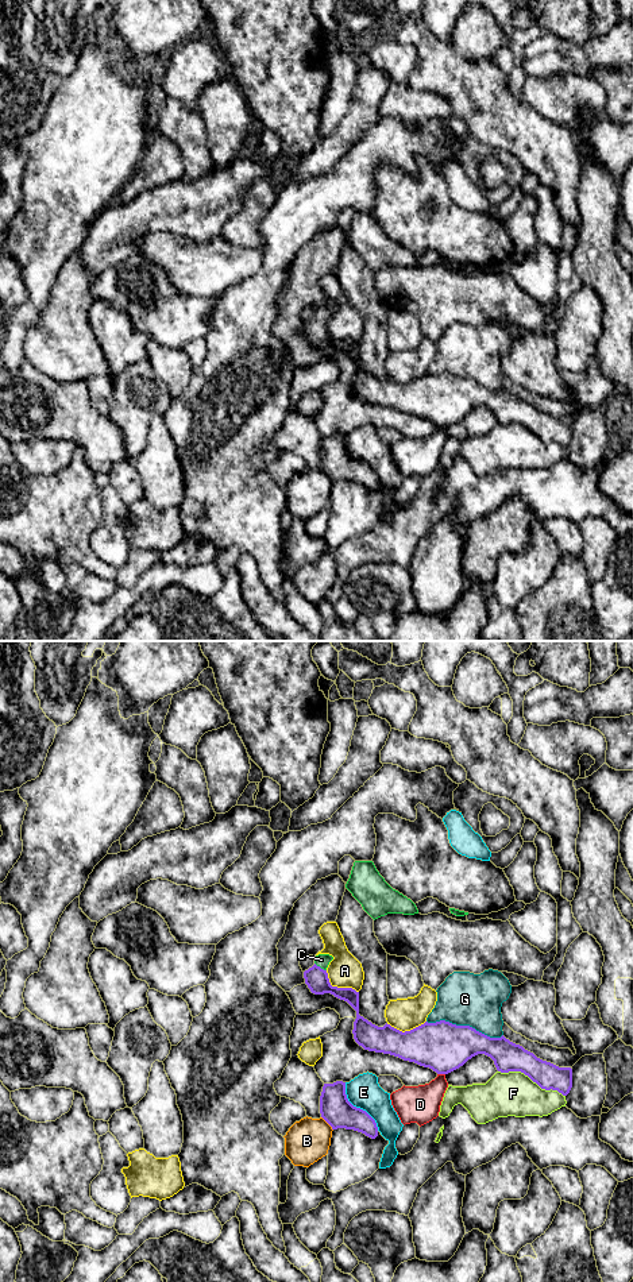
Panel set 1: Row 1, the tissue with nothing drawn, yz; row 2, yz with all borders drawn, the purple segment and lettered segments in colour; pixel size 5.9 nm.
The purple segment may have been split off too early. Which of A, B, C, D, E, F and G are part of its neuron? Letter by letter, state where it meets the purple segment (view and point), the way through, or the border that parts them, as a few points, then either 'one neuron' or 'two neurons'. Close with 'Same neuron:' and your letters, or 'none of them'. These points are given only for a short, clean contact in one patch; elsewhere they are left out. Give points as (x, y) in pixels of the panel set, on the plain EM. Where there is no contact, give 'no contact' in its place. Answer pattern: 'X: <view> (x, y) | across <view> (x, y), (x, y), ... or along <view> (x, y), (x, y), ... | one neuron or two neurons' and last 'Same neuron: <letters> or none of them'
A: yz (336, 339) | two neurons
B: yz (327, 474) | two neurons
C: yz (319, 319) | across yz (316, 331), (319, 319), (321, 312) | one neuron
D: yz (442, 425) | two neurons
E: yz (358, 460) | two neurons
F: yz (532, 432) | two neurons
G: yz (464, 378) | two neurons
Same neuron: C

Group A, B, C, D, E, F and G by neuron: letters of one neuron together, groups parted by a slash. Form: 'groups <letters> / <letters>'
groups A / B / C / D / E / F / G

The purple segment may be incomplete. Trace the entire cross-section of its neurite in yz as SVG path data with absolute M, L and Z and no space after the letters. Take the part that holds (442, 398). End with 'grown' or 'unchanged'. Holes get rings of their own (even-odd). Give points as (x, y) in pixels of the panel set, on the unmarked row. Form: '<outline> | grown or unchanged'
M329 306L314 309L314 317L304 324L305 336L314 347L331 345L347 354L355 363L354 391L364 402L390 406L404 413L429 420L437 426L448 426L478 406L494 413L498 424L521 424L541 441L557 443L567 448L572 440L572 421L559 420L537 410L506 391L490 390L470 378L456 378L445 372L400 383L390 377L378 379L359 367L359 344L352 340L332 339L327 320Z | grown

